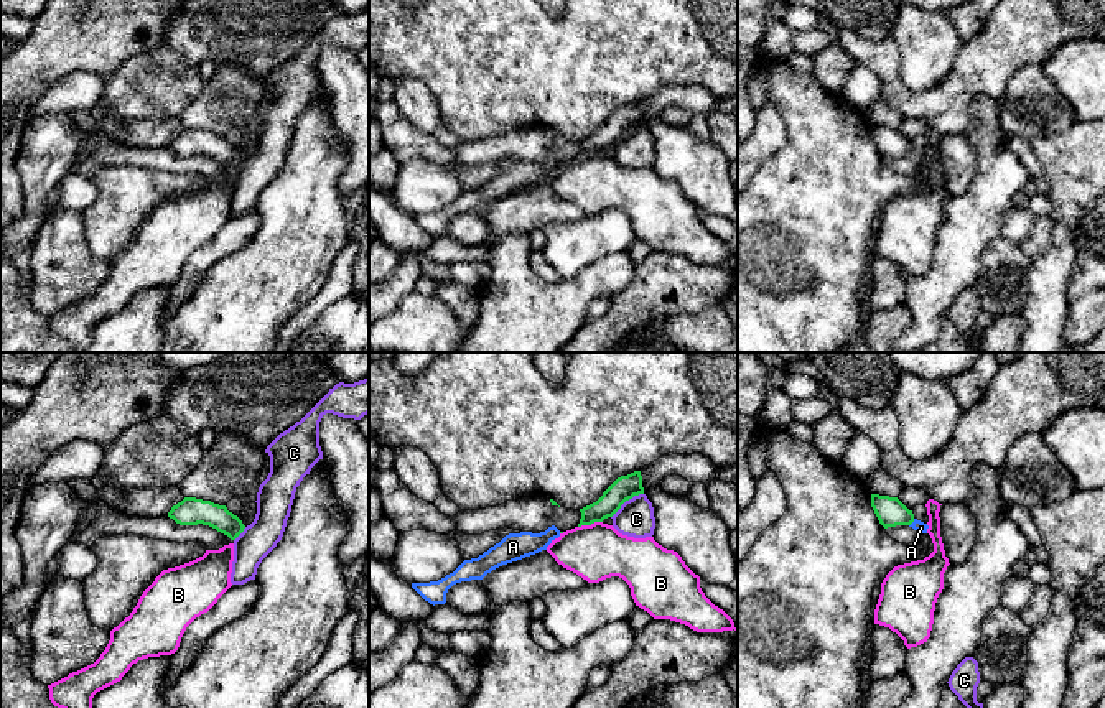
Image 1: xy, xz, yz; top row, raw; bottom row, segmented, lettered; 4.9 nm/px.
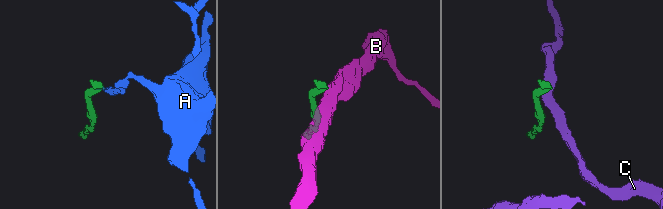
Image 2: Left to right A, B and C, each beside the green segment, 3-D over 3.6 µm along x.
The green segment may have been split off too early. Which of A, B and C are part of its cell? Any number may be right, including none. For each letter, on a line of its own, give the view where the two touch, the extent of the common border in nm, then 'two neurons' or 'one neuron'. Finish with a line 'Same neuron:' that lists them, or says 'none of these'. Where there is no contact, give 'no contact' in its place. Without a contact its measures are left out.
A: yz | 50 nm | one neuron
B: xz | 120 nm | two neurons
C: xz | 200 nm | two neurons
Same neuron: A

